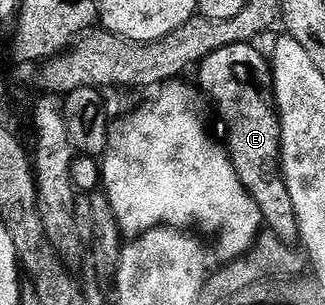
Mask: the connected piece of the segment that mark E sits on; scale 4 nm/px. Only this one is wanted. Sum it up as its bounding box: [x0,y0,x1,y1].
[197,42,300,248]

